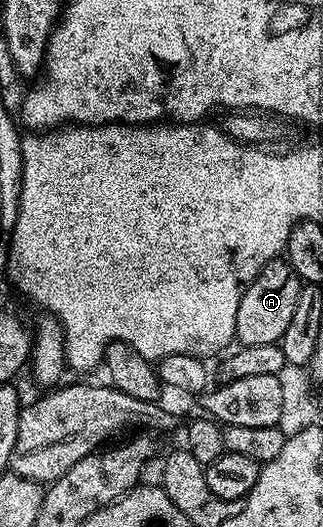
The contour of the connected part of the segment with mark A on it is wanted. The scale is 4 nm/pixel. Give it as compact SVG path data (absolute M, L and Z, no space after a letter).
M278 257L263 265L255 281L251 281L243 293L243 301L239 301L239 313L235 321L236 342L242 347L280 343L295 313L295 301L299 301L302 286L301 279L294 273L288 259Z

